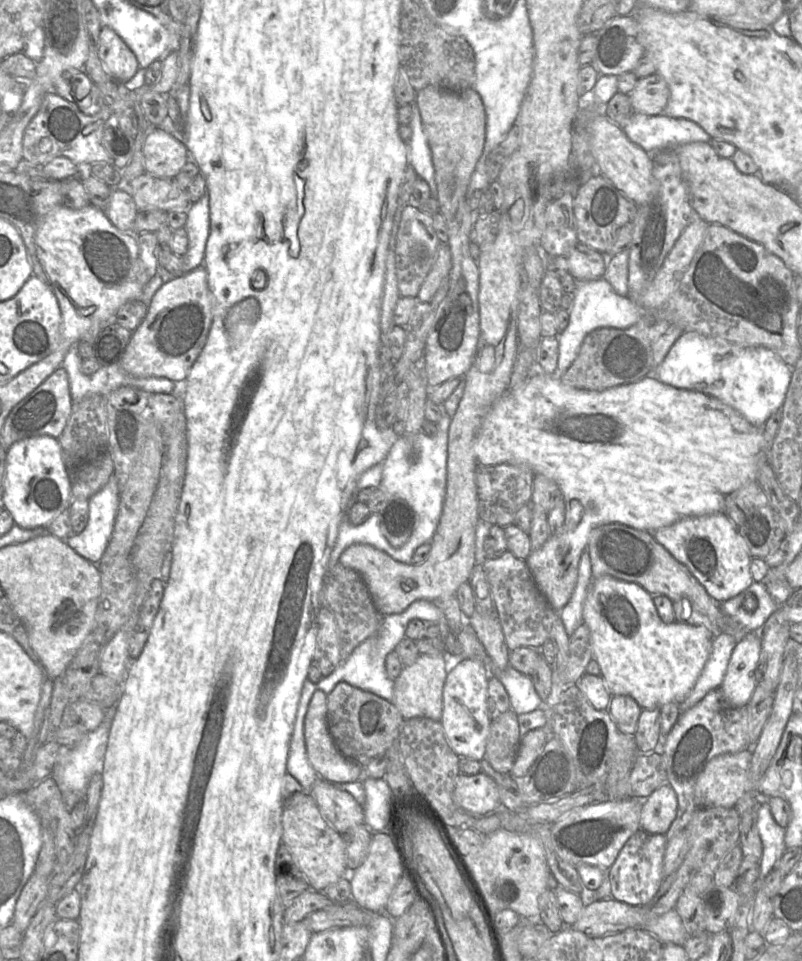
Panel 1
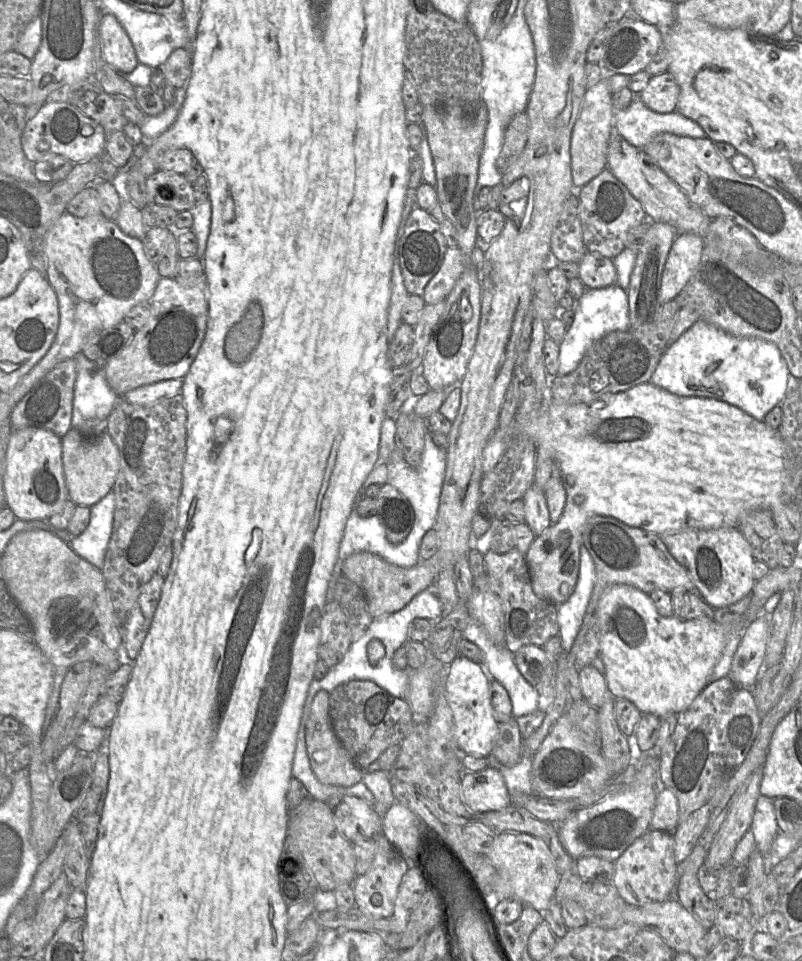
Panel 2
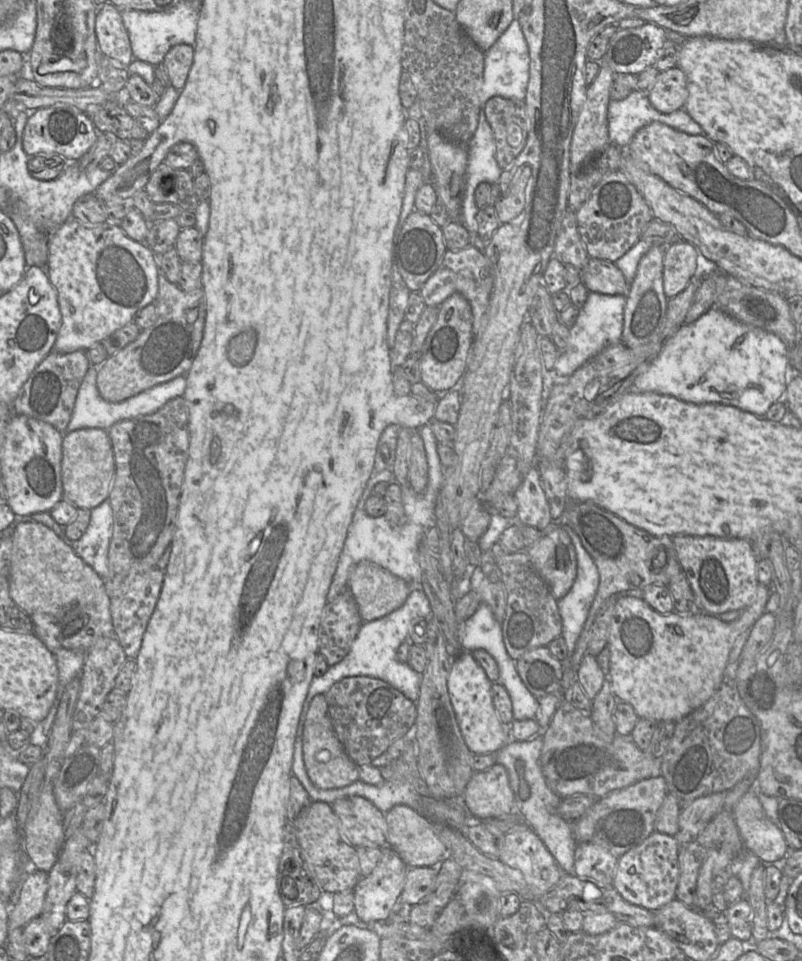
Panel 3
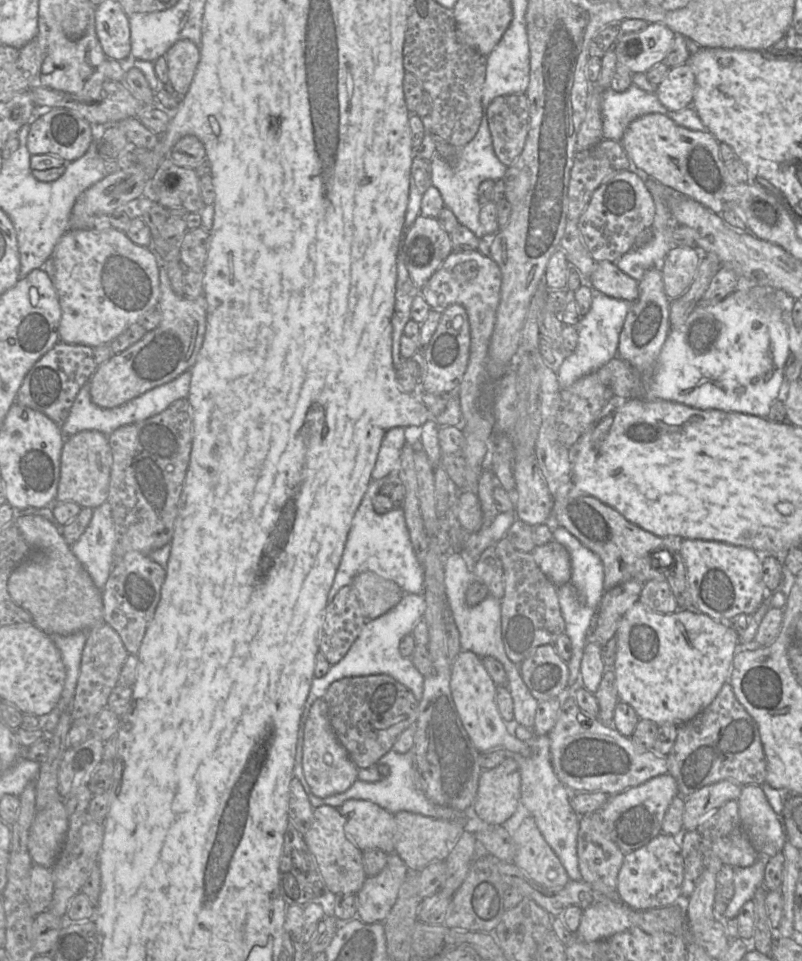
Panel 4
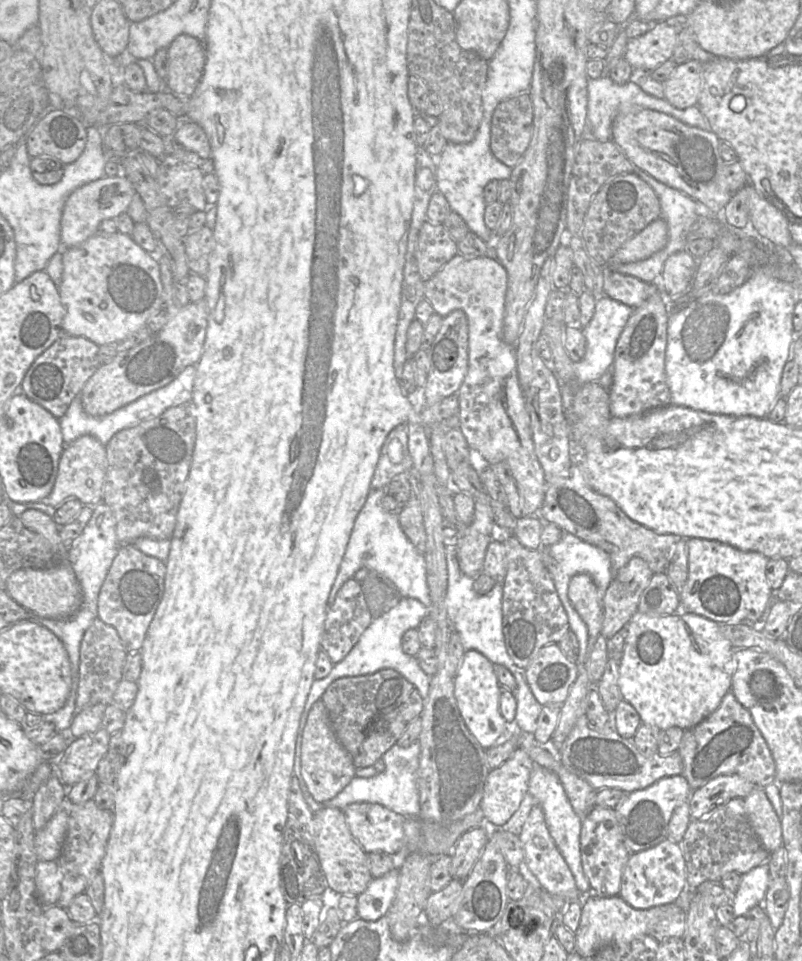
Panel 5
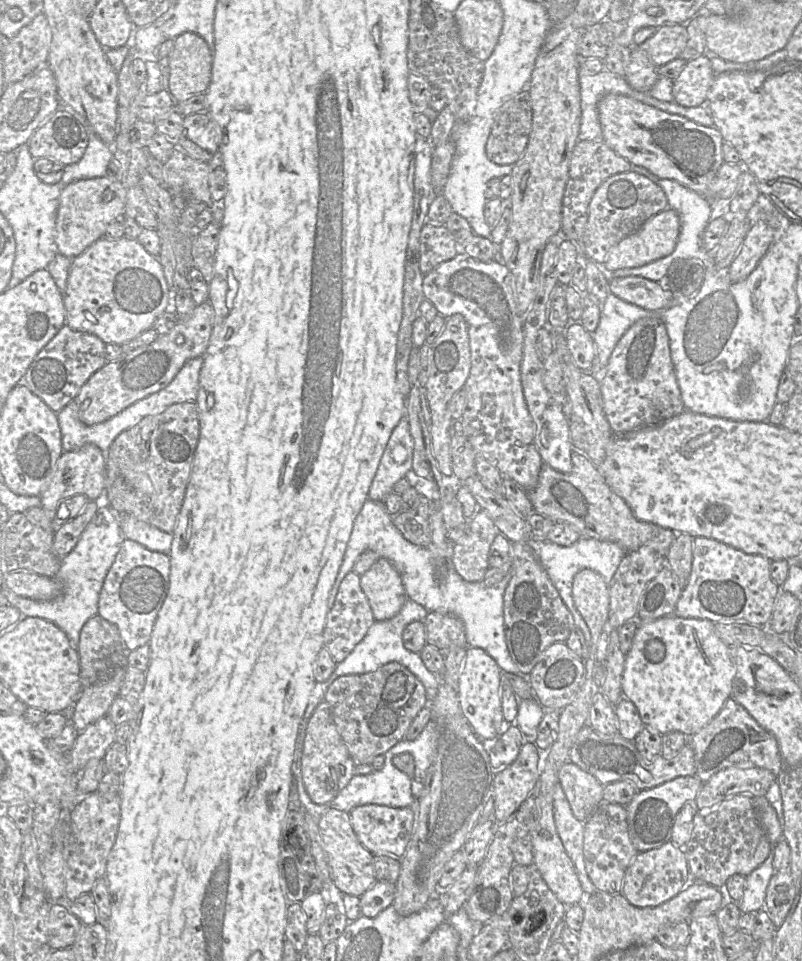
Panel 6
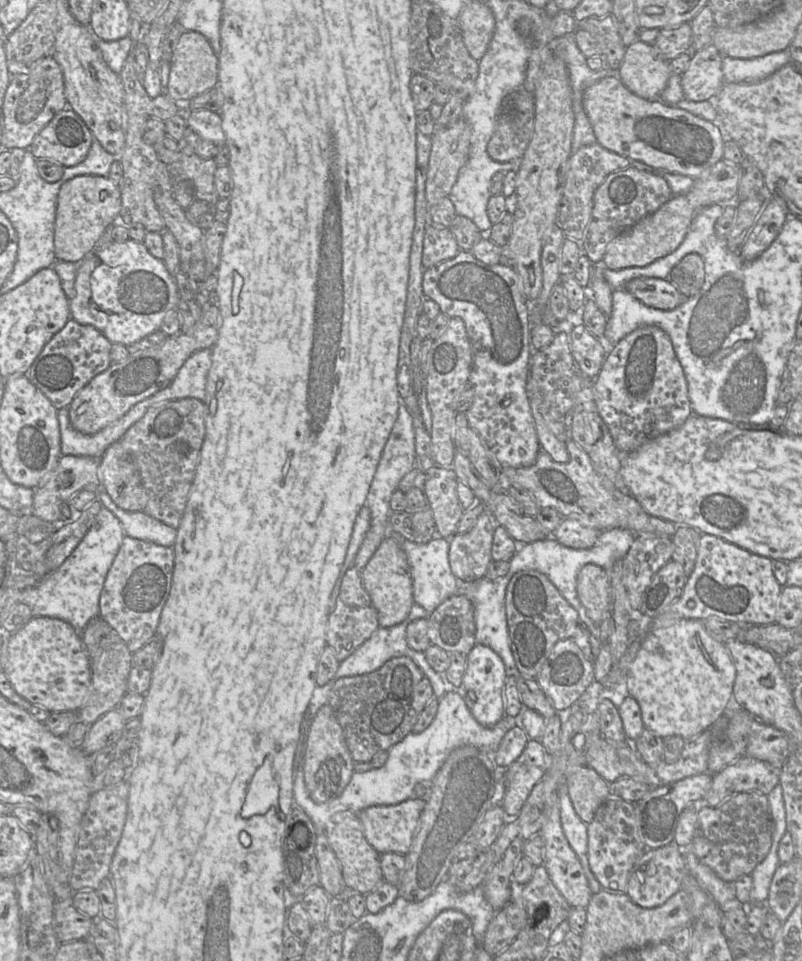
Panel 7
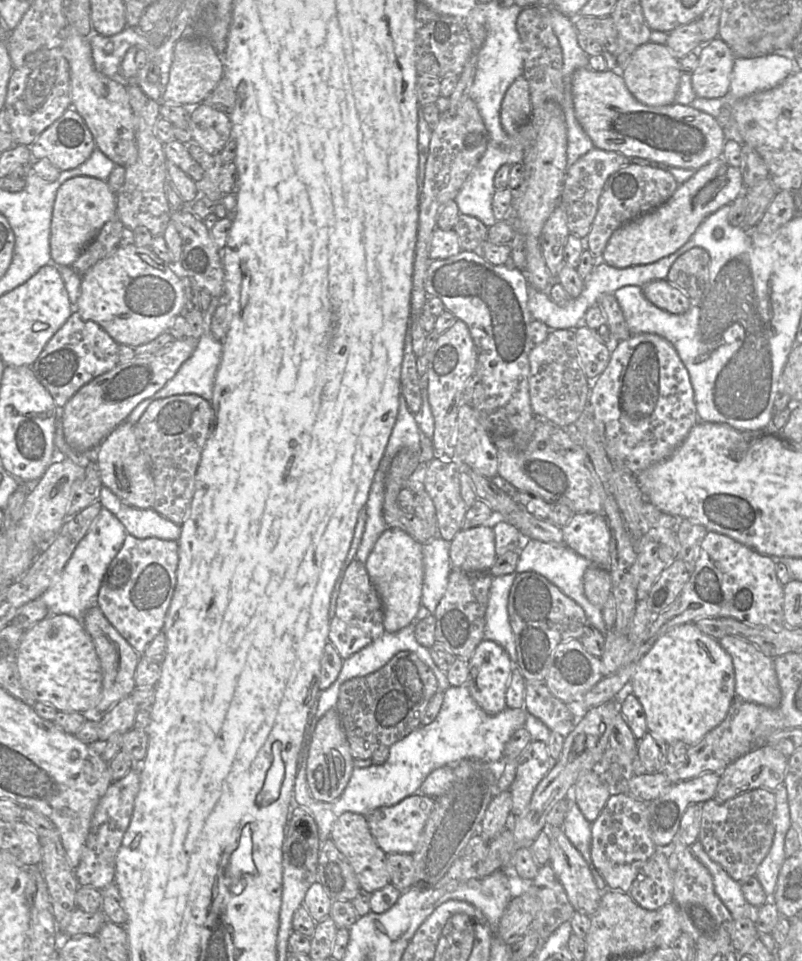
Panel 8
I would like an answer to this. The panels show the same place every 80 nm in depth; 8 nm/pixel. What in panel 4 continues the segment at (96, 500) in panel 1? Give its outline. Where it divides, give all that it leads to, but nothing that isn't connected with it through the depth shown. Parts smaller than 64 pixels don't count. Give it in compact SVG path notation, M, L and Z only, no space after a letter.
M106 501L93 509L92 518L71 551L87 571L95 586L103 589L114 565L115 527Z

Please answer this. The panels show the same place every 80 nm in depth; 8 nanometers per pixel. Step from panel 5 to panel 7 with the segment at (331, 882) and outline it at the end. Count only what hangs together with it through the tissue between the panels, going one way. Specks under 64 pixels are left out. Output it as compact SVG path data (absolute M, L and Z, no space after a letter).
M348 810L334 813L326 824L325 834L340 863L345 885L351 892L366 895L384 881L381 854L366 840L358 814Z

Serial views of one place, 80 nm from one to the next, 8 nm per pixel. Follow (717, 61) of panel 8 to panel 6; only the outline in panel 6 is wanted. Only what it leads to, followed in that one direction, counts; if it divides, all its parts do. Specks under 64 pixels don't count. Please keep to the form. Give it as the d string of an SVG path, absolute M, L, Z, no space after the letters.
M709 53L687 61L679 76L673 80L673 101L685 107L706 106L714 78Z

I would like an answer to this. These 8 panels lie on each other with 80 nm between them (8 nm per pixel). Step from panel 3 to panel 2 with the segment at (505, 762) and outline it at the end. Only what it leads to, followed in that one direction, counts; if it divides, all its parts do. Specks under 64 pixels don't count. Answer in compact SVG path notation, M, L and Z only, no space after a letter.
M523 751L518 763L512 767L501 764L491 753L486 757L486 760L488 767L497 769L503 776L511 799L517 796L534 796L531 790L533 755Z

